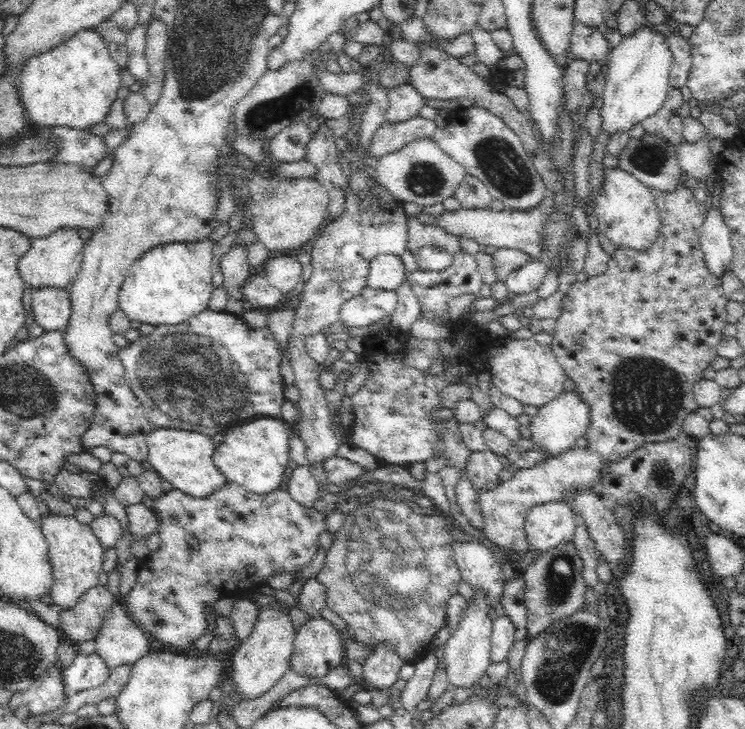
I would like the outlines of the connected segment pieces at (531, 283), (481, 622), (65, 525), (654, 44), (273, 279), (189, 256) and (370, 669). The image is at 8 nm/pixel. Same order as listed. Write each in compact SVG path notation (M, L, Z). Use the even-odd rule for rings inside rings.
M533 260L516 271L510 272L504 280L508 293L515 295L530 294L537 290L547 276L548 268L543 260Z
M476 592L474 605L467 605L466 610L453 628L453 633L442 647L442 658L445 662L446 682L449 688L466 688L474 684L484 670L491 664L489 657L491 620L486 615L491 606L486 604L481 592Z
M48 512L47 515L40 515L39 525L48 541L48 553L52 563L51 600L60 604L64 610L72 608L86 590L98 584L98 575L103 571L104 548L90 525L80 522L74 515L64 516Z
M646 22L641 24L631 35L622 37L618 46L609 53L607 67L608 75L605 76L605 86L600 96L603 106L601 108L602 132L609 134L617 130L628 131L634 124L641 123L663 105L670 86L670 72L672 66L672 51L668 47L668 39L664 32L654 29L654 25Z
M290 254L268 259L262 264L260 272L268 284L278 289L282 296L295 292L298 287L303 285L301 279L303 268Z
M215 241L171 242L158 245L132 261L119 289L119 309L128 318L153 326L182 324L208 309L212 296L212 248Z
M380 642L376 652L363 664L363 674L369 690L390 688L399 679L403 661L388 645Z

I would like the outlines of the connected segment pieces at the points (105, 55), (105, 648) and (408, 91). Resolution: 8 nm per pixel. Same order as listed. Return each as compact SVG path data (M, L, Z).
M92 29L82 30L60 46L28 58L25 70L20 74L17 83L20 100L30 125L68 126L74 130L90 131L96 124L102 124L110 112L110 106L116 100L118 90L122 87L120 70L121 68L111 59L103 38Z
M117 599L109 608L108 614L93 640L96 642L95 653L104 661L106 668L109 668L110 671L122 665L133 665L150 652L148 635L131 621L124 605Z
M408 82L387 89L387 107L382 117L385 122L398 123L419 116L418 111L425 105L422 99Z

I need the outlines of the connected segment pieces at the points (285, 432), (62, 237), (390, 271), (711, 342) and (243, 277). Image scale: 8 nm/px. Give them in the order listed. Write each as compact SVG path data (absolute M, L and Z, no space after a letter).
M271 417L255 418L250 424L235 427L228 434L223 434L224 442L217 445L213 461L218 470L226 477L228 482L241 486L247 492L254 494L268 494L280 488L282 476L291 468L289 459L290 429L282 419Z
M70 227L56 229L48 236L31 238L30 241L30 246L19 258L18 266L16 266L20 277L30 285L30 288L64 289L71 285L82 266L83 244L85 243L78 235L77 229Z
M379 254L371 259L367 287L375 290L397 291L405 283L406 268L400 256Z
M678 183L674 190L664 192L657 191L654 193L655 203L659 208L661 225L659 234L646 249L636 250L629 249L628 247L619 247L617 251L609 259L608 271L604 275L594 275L589 277L586 282L581 284L574 281L570 286L568 295L565 296L563 301L564 313L557 319L556 331L553 334L554 339L551 343L552 351L556 356L556 360L563 367L563 371L568 380L574 382L574 388L583 399L584 404L588 406L588 413L590 413L590 424L588 424L586 432L584 433L584 445L567 450L557 457L548 457L543 461L536 463L535 466L527 469L514 470L514 476L507 481L500 481L496 486L490 487L479 491L479 507L483 515L483 528L482 535L490 539L491 544L498 544L504 550L526 552L529 549L525 530L523 524L525 523L528 512L533 506L552 501L565 500L566 496L570 494L570 490L580 490L580 488L587 488L593 486L597 480L597 474L600 467L606 461L618 462L628 456L633 450L639 448L647 442L660 442L667 441L668 439L676 438L677 434L681 431L681 426L688 414L697 411L697 405L692 396L692 385L695 385L700 379L703 378L704 369L710 366L711 360L717 356L716 344L722 340L724 334L724 326L729 323L727 305L729 301L723 292L721 286L721 278L713 276L706 265L706 261L701 249L699 238L703 222L707 215L709 207L707 202L701 202L694 197L692 189L683 183Z
M244 242L234 243L228 252L221 256L219 264L224 274L224 288L230 296L225 312L239 317L245 311L238 302L244 299L240 288L252 277L248 263L248 245Z

